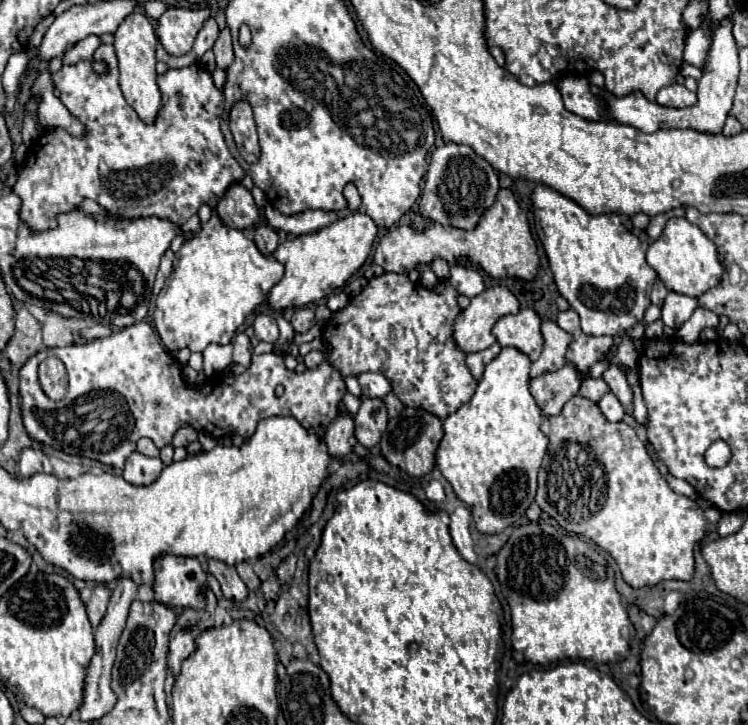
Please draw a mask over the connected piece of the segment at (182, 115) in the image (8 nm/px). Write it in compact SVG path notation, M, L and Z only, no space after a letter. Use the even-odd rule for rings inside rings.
M100 44L92 60L82 60L74 66L60 68L54 76L54 86L60 90L62 104L72 112L80 114L80 120L88 128L88 138L72 138L66 130L54 128L44 132L28 150L28 164L20 168L14 192L22 198L20 218L34 232L50 230L56 226L58 212L68 212L80 208L82 200L96 200L106 212L120 218L166 218L174 224L184 224L192 214L198 212L202 204L216 206L224 196L228 186L244 178L244 170L230 154L224 136L220 132L220 116L224 110L224 96L216 90L210 72L200 64L190 64L180 70L168 70L158 76L158 86L162 92L162 110L154 124L144 124L138 114L122 98L118 84L118 62L112 44ZM94 60L104 60L108 66L106 74L96 74L92 68Z

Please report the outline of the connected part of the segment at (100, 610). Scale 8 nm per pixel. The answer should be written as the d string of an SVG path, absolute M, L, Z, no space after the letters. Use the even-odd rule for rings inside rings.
M96 586L92 592L92 598L90 598L90 604L88 604L88 618L94 628L100 624L104 612L106 612L108 600L110 600L110 590L106 586Z

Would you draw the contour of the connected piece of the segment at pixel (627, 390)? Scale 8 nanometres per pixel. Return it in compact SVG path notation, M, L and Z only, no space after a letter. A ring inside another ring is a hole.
M610 366L602 378L608 382L608 386L612 388L612 392L618 396L618 400L622 402L624 410L628 414L632 414L632 388L628 386L628 380L626 380L626 370L624 368L618 368L618 366Z

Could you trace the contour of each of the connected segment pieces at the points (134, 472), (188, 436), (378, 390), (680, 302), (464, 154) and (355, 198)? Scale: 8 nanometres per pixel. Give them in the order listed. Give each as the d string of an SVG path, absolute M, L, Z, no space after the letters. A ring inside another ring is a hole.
M132 452L126 460L124 468L124 480L134 486L148 486L158 478L158 474L164 470L164 464L160 458L148 458L140 452Z
M184 426L184 428L180 428L180 430L174 434L172 444L178 448L178 446L188 446L188 444L190 444L190 442L194 442L194 440L198 440L196 430L194 430L194 428L190 428L190 426Z
M364 372L358 376L364 398L384 398L390 392L390 382L376 372Z
M668 292L666 302L662 306L662 320L666 326L678 330L690 316L692 312L698 308L698 300L684 296L684 294L676 294L676 292Z
M446 142L430 156L424 190L420 196L420 212L432 222L472 230L482 212L494 204L498 190L498 174L484 158L474 154L474 150L468 146Z
M348 183L343 190L343 194L347 200L348 208L352 212L357 211L361 204L361 196L359 195L355 185L353 183Z

